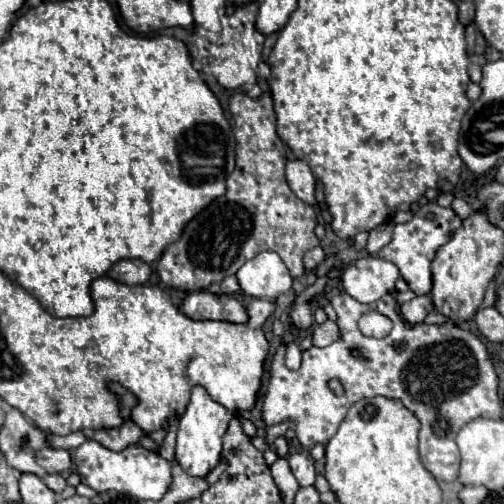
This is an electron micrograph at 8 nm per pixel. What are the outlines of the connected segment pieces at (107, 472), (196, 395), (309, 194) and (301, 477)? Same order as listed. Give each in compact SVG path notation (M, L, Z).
M85 440L75 450L75 464L81 482L95 488L97 492L117 490L141 500L159 500L171 484L171 462L137 444L131 444L121 452L113 452L103 444L99 444L97 440Z
M201 386L193 388L191 402L177 426L177 448L175 448L175 458L187 474L203 478L221 462L221 438L223 432L227 430L231 416L233 414L227 408L223 408L221 404L217 404L207 396L205 388Z
M289 160L285 168L291 190L307 204L315 204L315 178L303 160Z
M295 452L289 456L289 466L291 466L291 472L295 474L299 486L313 486L315 484L315 464L309 456L301 454L301 452Z

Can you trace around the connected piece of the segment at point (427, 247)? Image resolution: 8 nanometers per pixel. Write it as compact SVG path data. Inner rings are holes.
M429 202L425 204L415 216L411 222L407 224L397 224L395 226L395 232L393 232L393 240L381 248L379 252L379 258L385 258L393 264L397 264L397 268L401 270L401 276L403 280L409 284L409 288L415 292L415 294L429 294L431 292L431 286L433 286L433 280L431 280L431 260L435 258L435 252L441 244L445 244L455 228L459 228L461 220L459 216L451 210L451 208L441 208L439 204L435 202ZM429 212L435 214L435 220L429 220Z

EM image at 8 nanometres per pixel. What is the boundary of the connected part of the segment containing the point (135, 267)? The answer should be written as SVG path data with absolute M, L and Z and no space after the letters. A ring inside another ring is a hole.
M121 260L115 264L109 274L113 280L119 280L123 284L145 284L151 276L151 266L143 260Z

